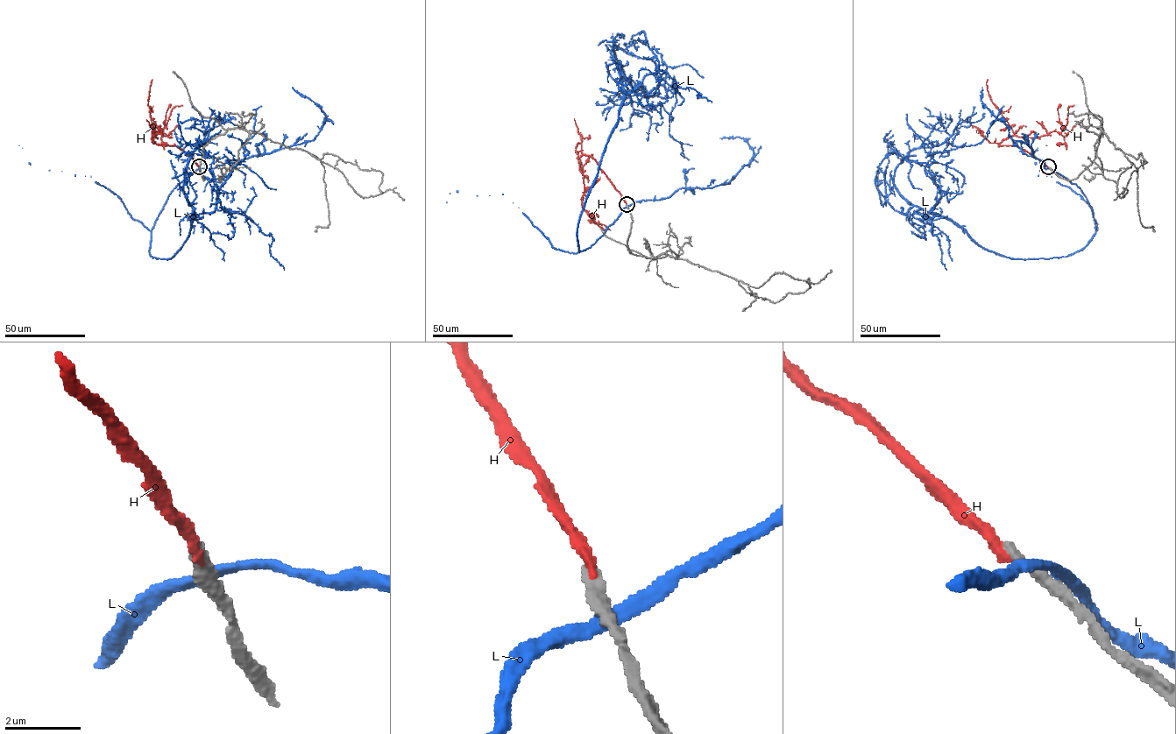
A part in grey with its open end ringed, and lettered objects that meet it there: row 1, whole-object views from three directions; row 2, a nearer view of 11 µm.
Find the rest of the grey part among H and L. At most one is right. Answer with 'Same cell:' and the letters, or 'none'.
Same cell: none

